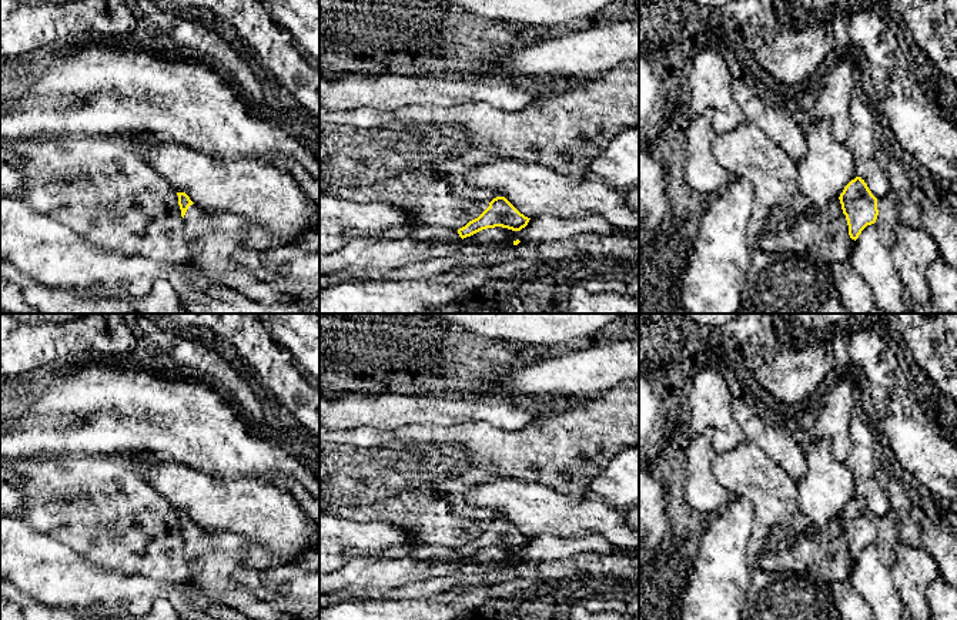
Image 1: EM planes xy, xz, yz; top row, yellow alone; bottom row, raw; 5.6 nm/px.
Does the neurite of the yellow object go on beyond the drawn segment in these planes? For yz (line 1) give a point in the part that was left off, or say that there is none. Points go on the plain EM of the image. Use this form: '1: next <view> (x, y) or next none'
1: next none

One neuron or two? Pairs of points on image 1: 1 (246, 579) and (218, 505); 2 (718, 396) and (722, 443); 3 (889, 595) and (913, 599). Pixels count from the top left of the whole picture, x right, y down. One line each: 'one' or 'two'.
1: two
2: one
3: two

